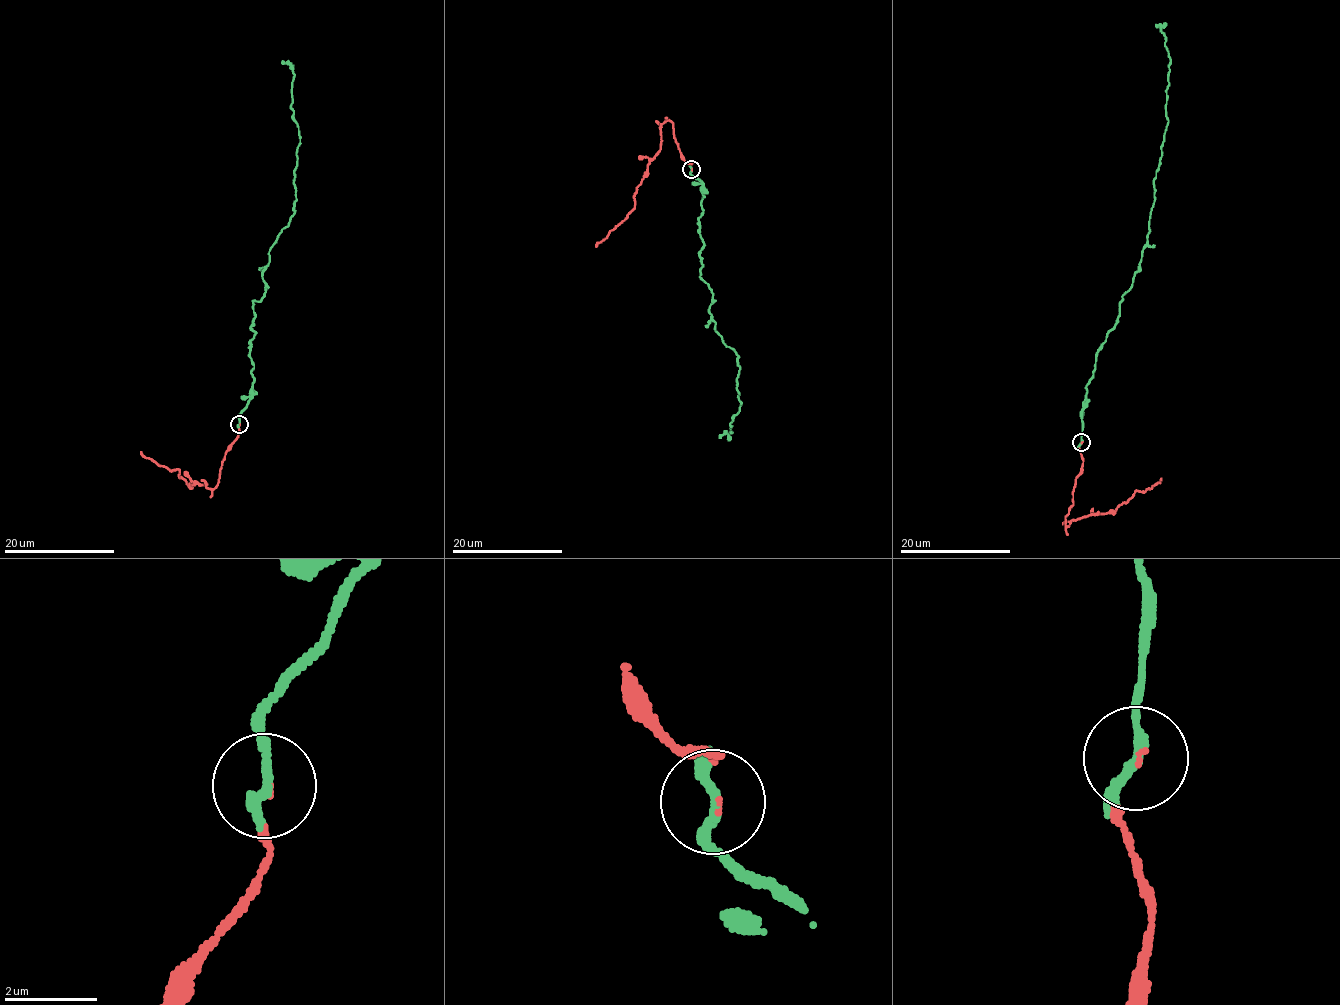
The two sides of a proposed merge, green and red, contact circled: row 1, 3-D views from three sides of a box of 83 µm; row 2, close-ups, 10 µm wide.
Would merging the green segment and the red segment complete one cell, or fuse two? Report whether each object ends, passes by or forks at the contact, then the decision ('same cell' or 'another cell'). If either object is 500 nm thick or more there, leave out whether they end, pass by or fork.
green passes by; red ends; same cell

